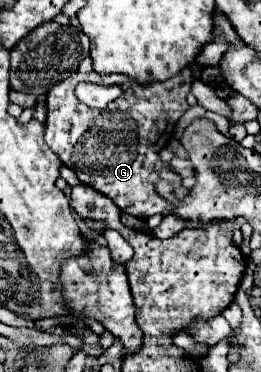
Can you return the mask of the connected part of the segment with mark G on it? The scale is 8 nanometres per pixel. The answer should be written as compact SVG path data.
M87 57L73 77L47 91L45 143L85 185L107 195L121 211L141 219L155 213L169 215L171 203L155 191L155 183L159 179L171 181L179 199L183 199L187 189L181 185L179 175L167 171L167 163L159 161L157 153L171 141L179 117L189 109L187 93L191 91L193 81L189 67L181 69L167 81L153 81L145 85L129 79L127 75L111 73L107 83L119 83L123 87L123 95L111 101L103 111L79 103L71 91L75 83L93 81L93 77L95 69Z

